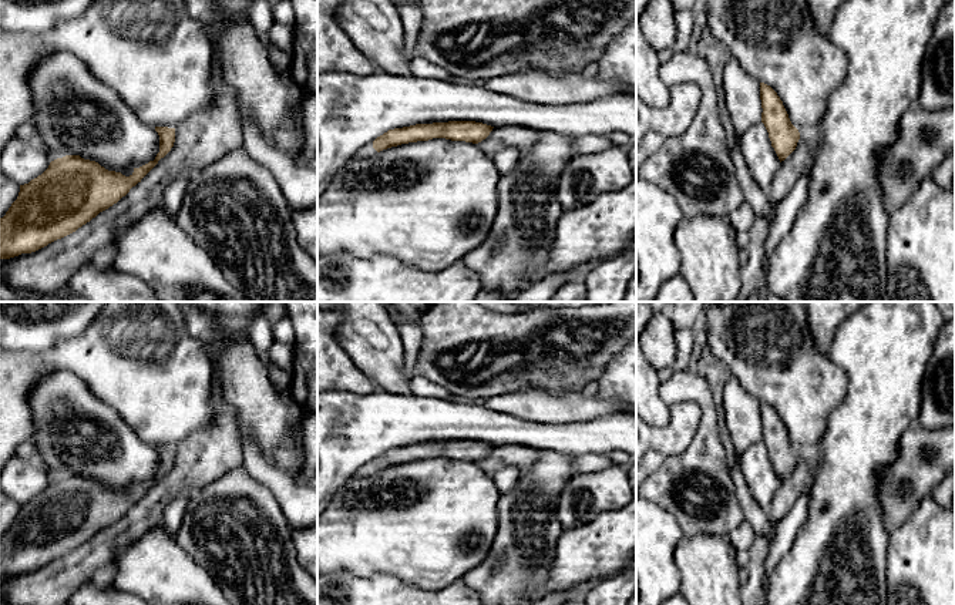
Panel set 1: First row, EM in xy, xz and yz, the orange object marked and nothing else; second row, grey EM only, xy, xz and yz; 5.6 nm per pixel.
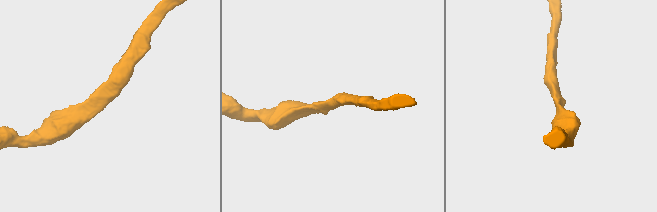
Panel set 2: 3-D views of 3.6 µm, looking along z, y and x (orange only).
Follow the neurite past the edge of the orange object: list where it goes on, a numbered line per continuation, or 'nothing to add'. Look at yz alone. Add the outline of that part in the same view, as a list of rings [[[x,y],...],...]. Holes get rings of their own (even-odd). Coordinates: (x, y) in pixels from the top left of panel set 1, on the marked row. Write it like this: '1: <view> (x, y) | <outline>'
1: yz (789, 171) | [[[803,131],[798,132],[800,140],[796,149],[780,162],[779,169],[771,181],[769,196],[774,204],[779,204],[788,195],[800,175],[810,164],[811,151],[808,145],[808,134]]]

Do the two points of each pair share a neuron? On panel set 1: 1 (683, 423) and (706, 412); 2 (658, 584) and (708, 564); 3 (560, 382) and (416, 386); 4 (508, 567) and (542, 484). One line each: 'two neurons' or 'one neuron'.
1: two neurons
2: two neurons
3: two neurons
4: one neuron

